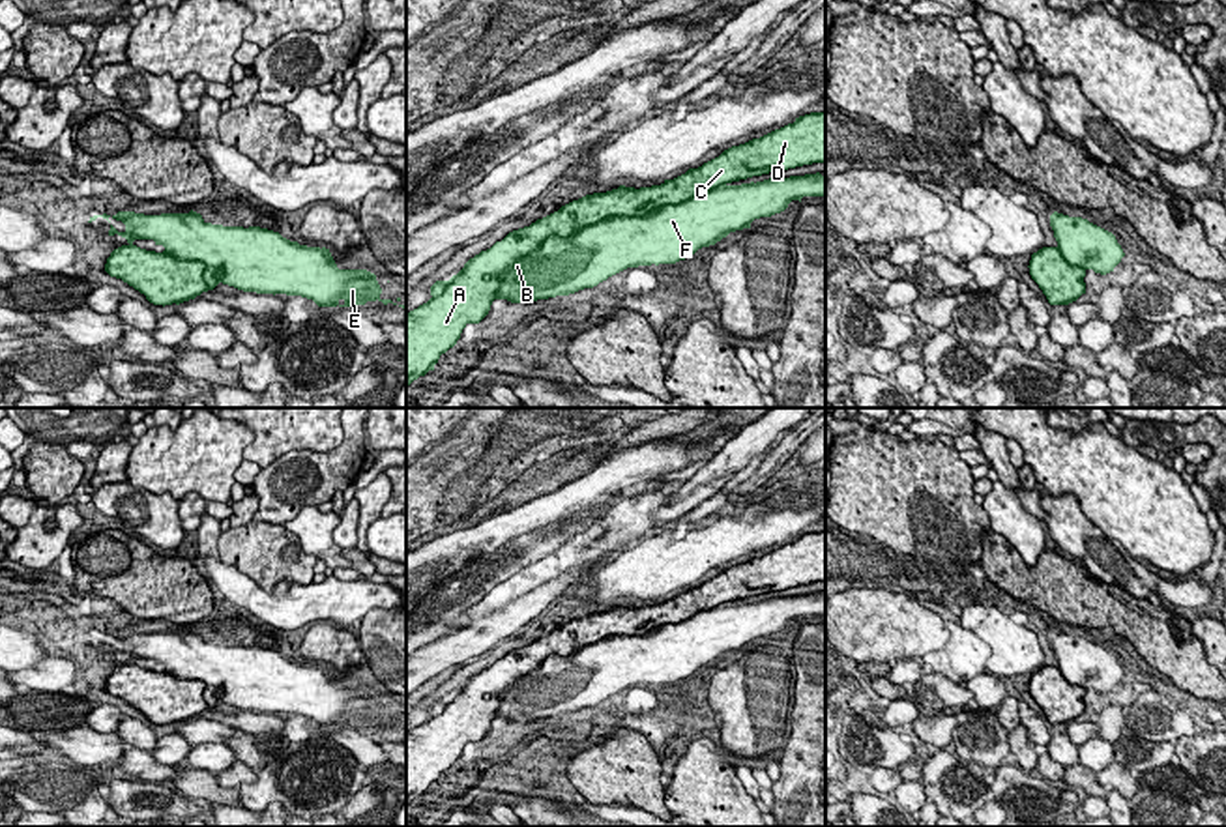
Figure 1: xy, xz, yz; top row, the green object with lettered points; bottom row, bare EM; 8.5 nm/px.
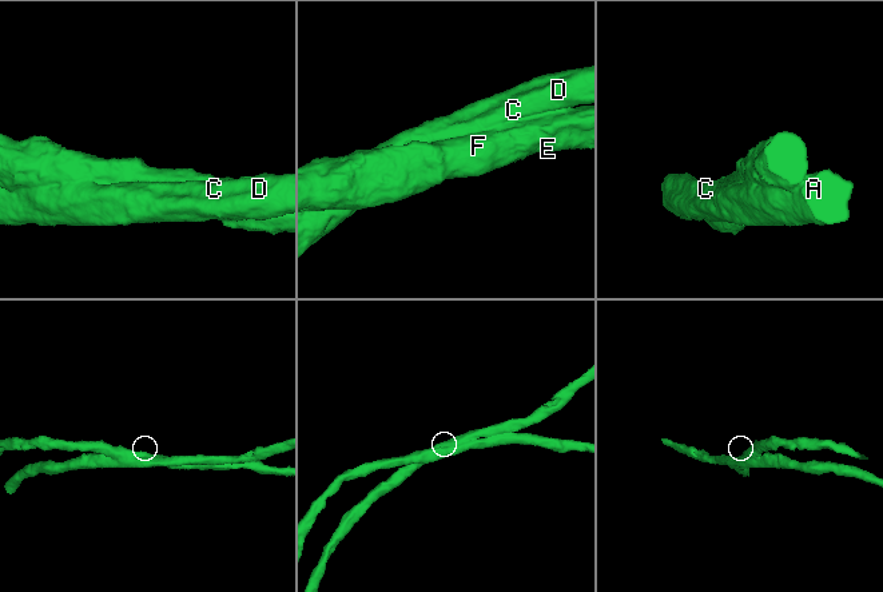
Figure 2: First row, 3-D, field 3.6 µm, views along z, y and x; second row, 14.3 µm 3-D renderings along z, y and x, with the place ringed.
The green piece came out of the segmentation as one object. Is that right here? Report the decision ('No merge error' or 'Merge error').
Merge error

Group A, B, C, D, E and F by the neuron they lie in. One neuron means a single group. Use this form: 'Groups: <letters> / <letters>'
Groups: A C D / B E F

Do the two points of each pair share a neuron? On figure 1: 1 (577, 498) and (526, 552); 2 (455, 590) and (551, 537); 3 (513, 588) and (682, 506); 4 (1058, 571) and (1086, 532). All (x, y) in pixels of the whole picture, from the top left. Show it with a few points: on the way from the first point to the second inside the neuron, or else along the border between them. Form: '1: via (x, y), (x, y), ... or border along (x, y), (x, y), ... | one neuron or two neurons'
1: border along (569, 515), (523, 532), (513, 539) | two neurons
2: via (480, 575), (526, 549) | one neuron
3: border along (674, 491), (659, 507), (654, 522) | two neurons
4: border along (1082, 567), (1109, 584) | two neurons

